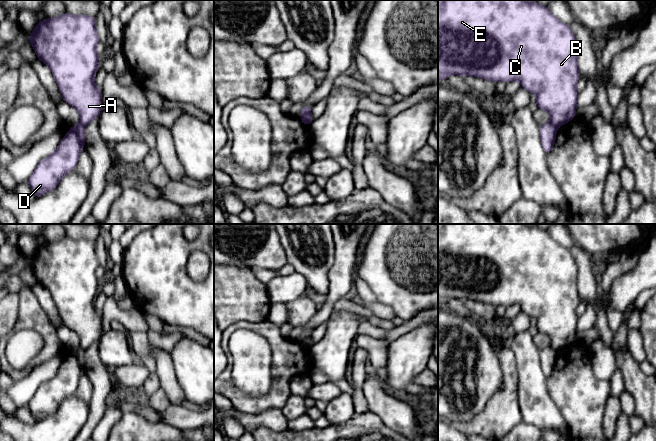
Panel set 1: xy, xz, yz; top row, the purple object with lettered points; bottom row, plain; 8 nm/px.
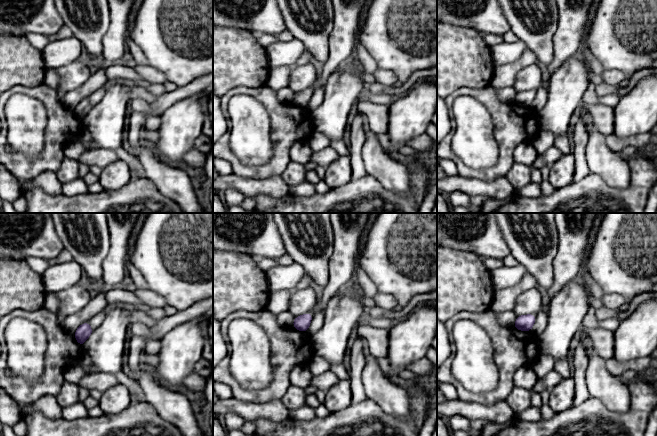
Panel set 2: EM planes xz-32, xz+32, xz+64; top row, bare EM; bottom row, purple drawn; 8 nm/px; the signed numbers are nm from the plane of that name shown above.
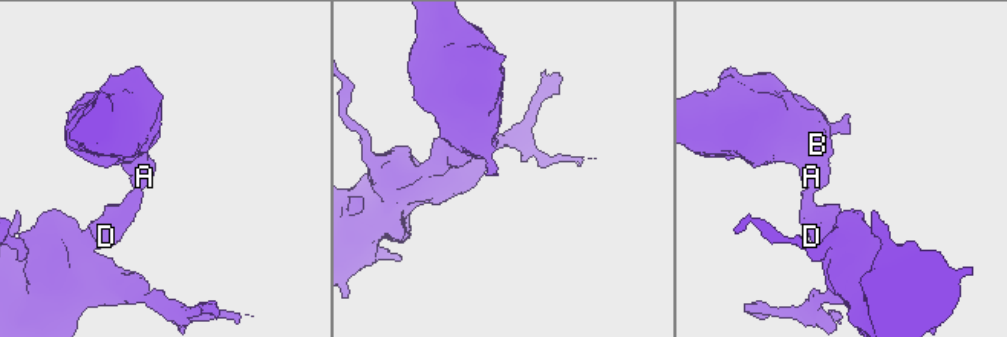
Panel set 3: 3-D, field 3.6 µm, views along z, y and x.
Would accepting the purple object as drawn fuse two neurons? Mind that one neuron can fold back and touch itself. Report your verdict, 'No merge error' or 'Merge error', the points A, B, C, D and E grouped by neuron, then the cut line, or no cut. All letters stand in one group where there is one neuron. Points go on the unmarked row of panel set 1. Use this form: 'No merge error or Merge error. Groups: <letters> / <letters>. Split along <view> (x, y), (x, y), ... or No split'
Merge error. Groups: A B C E / D. Split along xz (310, 334), (300, 341)

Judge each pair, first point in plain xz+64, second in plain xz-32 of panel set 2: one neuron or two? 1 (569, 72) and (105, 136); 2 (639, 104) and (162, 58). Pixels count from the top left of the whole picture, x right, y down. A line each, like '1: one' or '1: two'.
1: one
2: two

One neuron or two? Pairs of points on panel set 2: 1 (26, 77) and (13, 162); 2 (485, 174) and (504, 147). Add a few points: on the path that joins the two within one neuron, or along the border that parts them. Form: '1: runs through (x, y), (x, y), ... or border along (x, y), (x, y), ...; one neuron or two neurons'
1: border along (42, 83), (30, 87), (13, 86), (10, 89); two neurons
2: runs through (493, 172), (504, 161), (504, 155); one neuron

